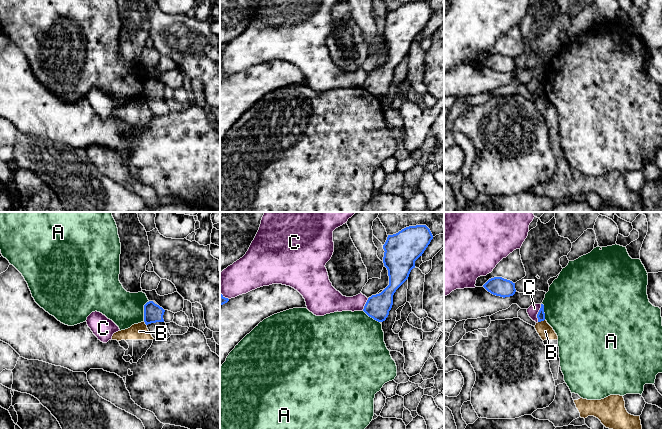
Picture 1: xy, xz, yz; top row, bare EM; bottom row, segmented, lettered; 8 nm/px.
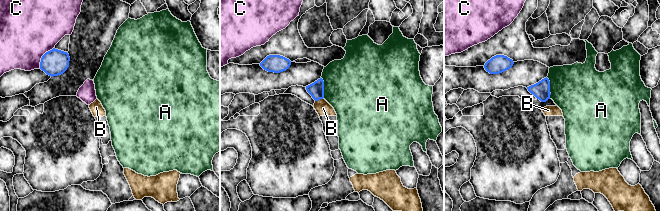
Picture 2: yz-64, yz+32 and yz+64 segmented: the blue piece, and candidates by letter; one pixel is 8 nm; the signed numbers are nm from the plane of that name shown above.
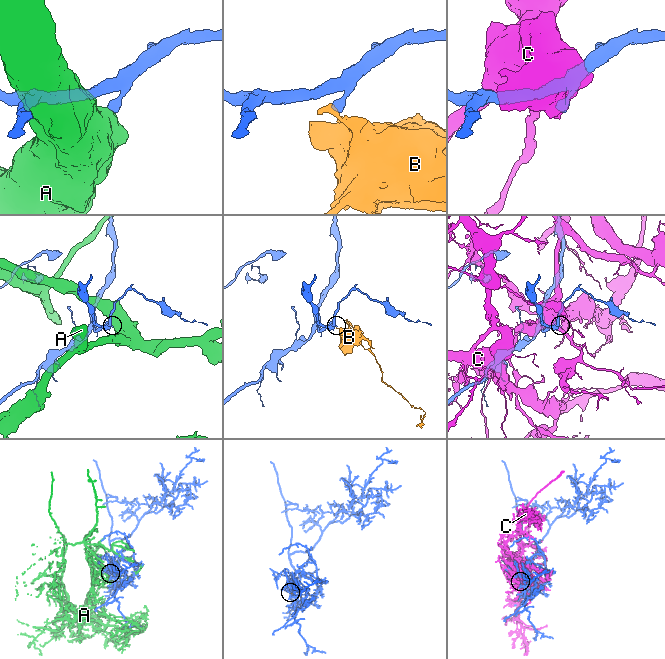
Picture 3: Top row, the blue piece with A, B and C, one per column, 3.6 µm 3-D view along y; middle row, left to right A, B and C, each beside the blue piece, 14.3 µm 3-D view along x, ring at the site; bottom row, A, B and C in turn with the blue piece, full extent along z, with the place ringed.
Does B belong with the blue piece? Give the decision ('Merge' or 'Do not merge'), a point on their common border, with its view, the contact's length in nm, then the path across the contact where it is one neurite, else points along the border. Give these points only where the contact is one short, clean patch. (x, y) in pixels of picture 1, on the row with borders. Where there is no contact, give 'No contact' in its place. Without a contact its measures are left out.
Do not merge. Touches blue at yz (541, 320). Shared border 60 nm. Boundary: yz (544, 319), (538, 322)

